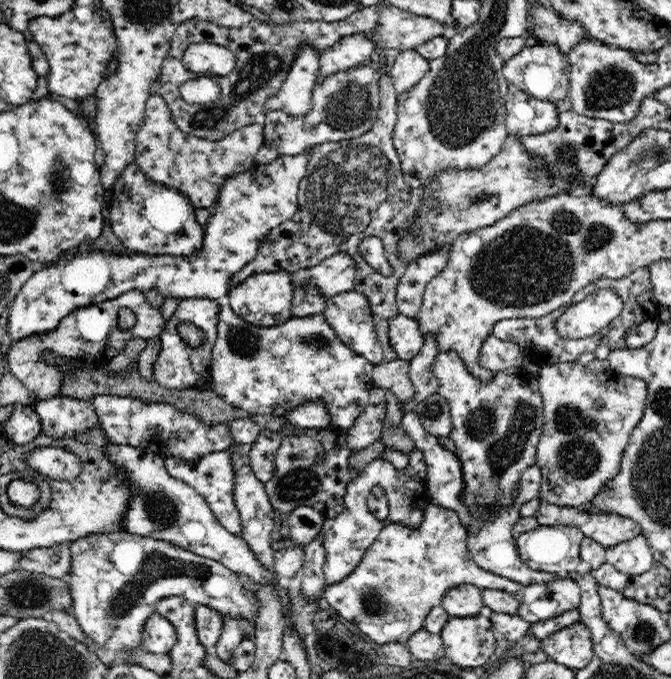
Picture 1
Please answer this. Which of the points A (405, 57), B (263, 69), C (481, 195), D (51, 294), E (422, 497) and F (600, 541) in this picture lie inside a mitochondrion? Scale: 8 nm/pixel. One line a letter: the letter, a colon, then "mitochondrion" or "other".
A: other
B: mitochondrion
C: mitochondrion
D: mitochondrion
E: other
F: other

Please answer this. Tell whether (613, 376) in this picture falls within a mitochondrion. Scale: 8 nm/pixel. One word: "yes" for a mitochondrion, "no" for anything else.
no

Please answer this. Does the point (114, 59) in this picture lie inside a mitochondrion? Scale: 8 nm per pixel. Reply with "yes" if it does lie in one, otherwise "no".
no

